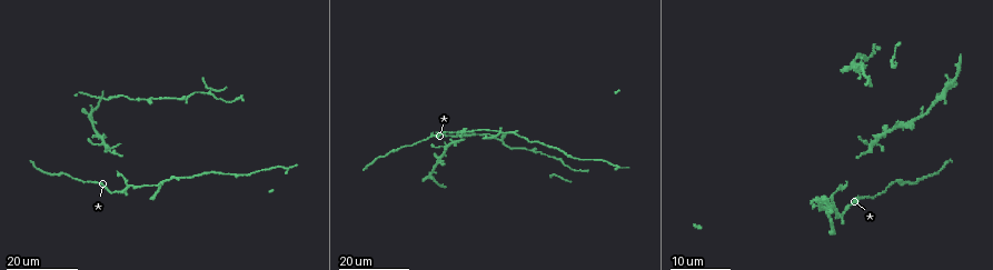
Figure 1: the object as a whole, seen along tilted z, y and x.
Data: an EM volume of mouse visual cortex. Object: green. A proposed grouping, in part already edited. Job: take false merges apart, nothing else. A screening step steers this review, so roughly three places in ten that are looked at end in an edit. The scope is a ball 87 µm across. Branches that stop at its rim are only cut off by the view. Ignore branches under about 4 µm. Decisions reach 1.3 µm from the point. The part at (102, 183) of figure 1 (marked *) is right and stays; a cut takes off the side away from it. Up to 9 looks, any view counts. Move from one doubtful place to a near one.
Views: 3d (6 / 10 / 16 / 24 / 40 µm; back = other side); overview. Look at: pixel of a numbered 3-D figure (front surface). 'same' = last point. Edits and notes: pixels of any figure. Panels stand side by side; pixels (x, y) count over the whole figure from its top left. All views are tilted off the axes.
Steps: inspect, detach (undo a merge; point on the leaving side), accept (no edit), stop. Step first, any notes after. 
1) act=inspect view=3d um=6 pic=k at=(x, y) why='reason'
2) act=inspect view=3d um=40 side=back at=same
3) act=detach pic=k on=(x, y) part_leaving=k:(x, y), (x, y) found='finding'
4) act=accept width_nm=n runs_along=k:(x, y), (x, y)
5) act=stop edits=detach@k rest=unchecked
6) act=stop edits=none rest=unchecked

act=inspect view=3d um=16 pic=1 at=(879, 134) why='looks like a crossing'

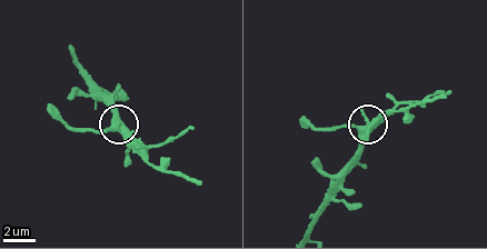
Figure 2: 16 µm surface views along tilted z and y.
act=inspect view=3d um=10 pic=2 at=(113, 123)

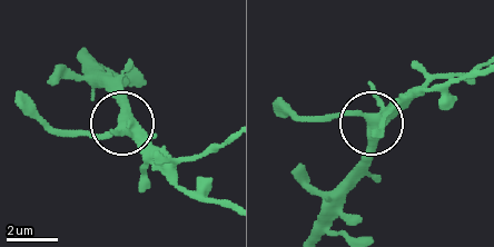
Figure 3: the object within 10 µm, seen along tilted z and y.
act=accept arms=4 found='continuous, no second neuron'

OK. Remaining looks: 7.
act=inspect view=3d um=24 pic=1 at=(113, 96) why='thick turns thin'

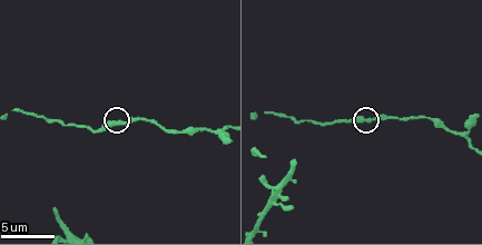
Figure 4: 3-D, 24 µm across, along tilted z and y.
act=inspect view=3d um=6 pic=4 at=(122, 121)

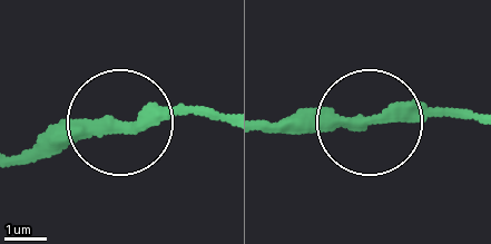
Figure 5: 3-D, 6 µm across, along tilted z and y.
act=accept found='one neuron here'

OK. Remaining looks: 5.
act=inspect view=3d um=16 pic=1 at=(465, 130)

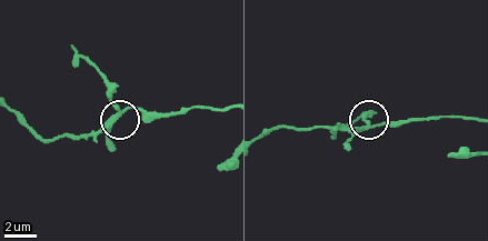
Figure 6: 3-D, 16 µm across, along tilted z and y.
act=inspect view=3d um=10 pic=6 at=(119, 109) why='closer look'

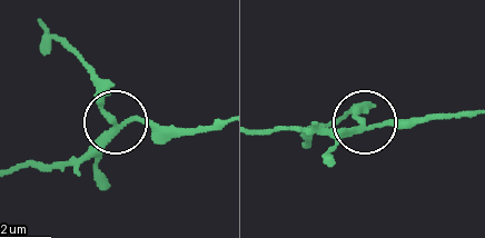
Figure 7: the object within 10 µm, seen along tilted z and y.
act=detach pic=7 on=(106, 95) part_leaving=7:(111, 128), (89, 73), (39, 19) found='two neurons meet here'

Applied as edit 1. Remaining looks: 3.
act=inspect view=overview

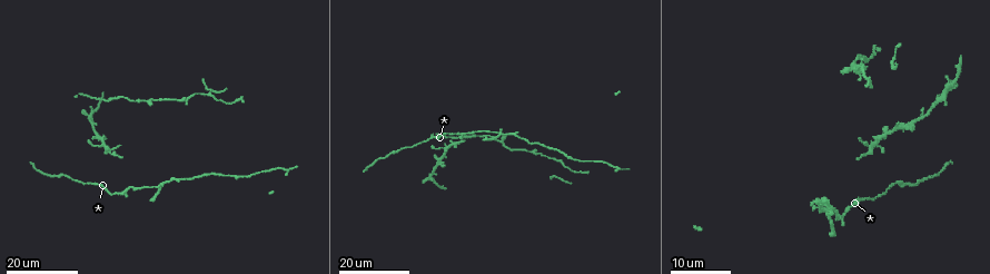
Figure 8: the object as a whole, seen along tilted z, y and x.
act=inspect view=3d um=24 pic=8 at=(500, 133) why='looks like a crossing'

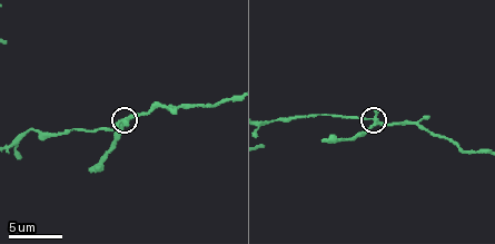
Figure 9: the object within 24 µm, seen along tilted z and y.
act=inspect view=3d um=6 pic=9 at=(378, 123) why='closer look'

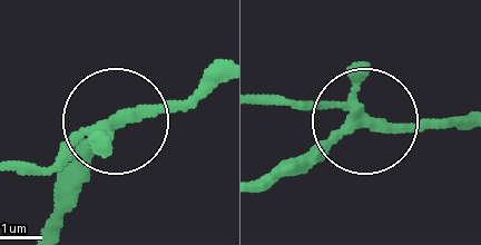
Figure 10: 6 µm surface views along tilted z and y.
act=detach pic=10 on=(84, 164) arms=4 part_leaving=10:(351, 123), (265, 180) found='two neurons meet here'

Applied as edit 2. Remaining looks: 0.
act=stop edits=detach@7,detach@10 rest=unchecked

